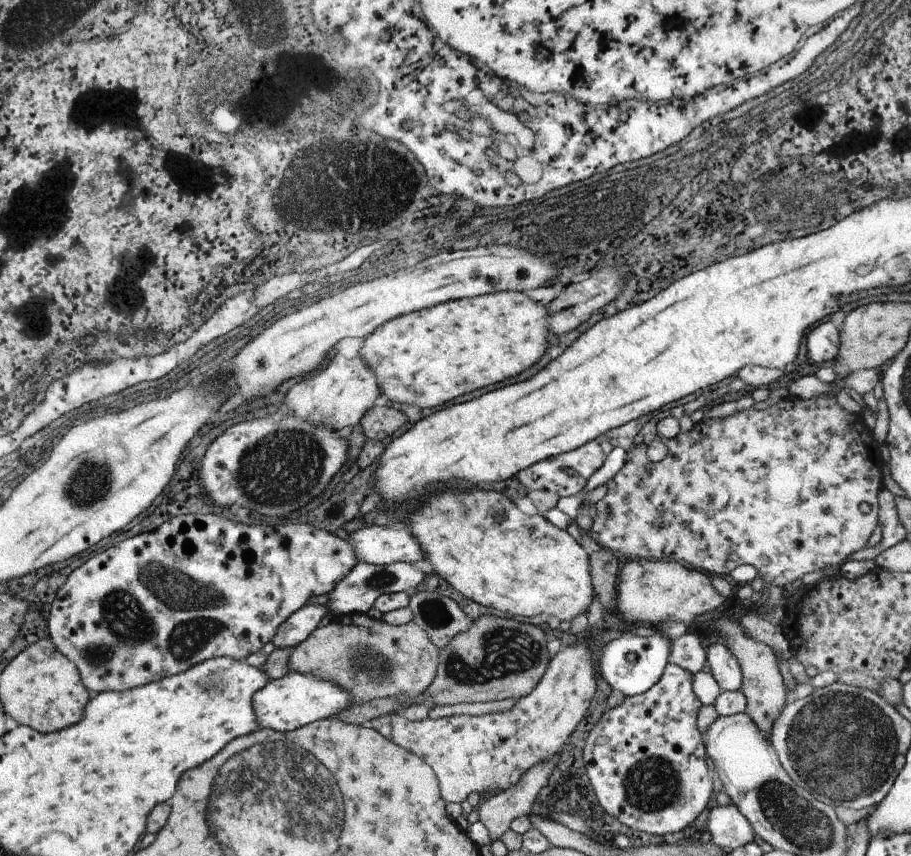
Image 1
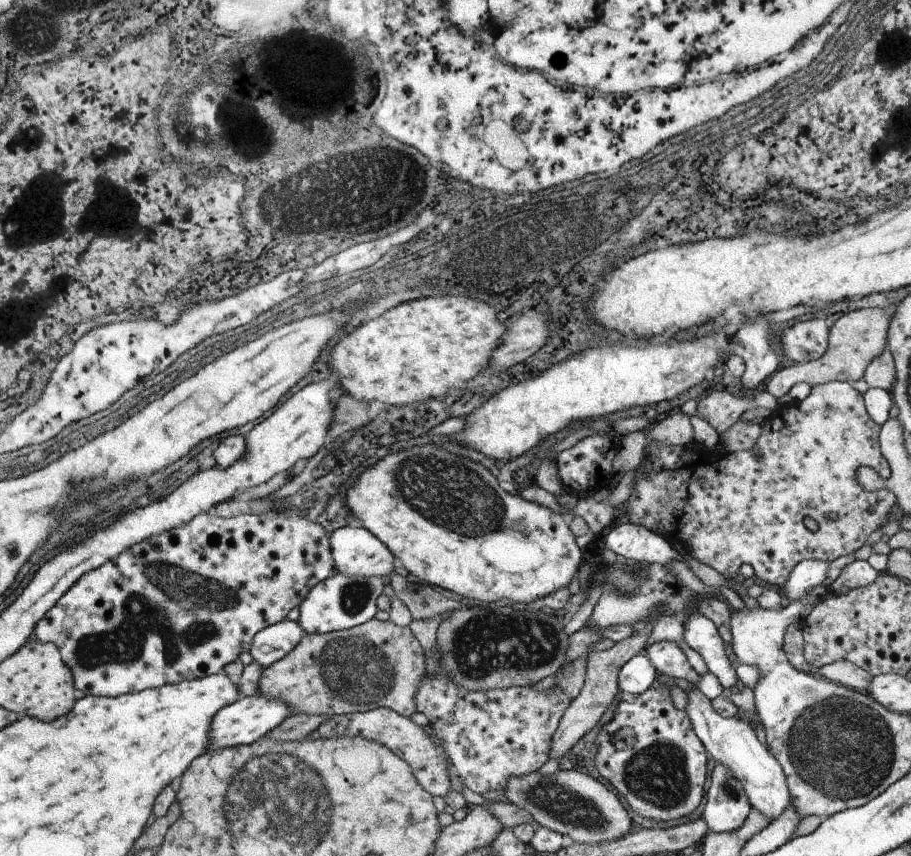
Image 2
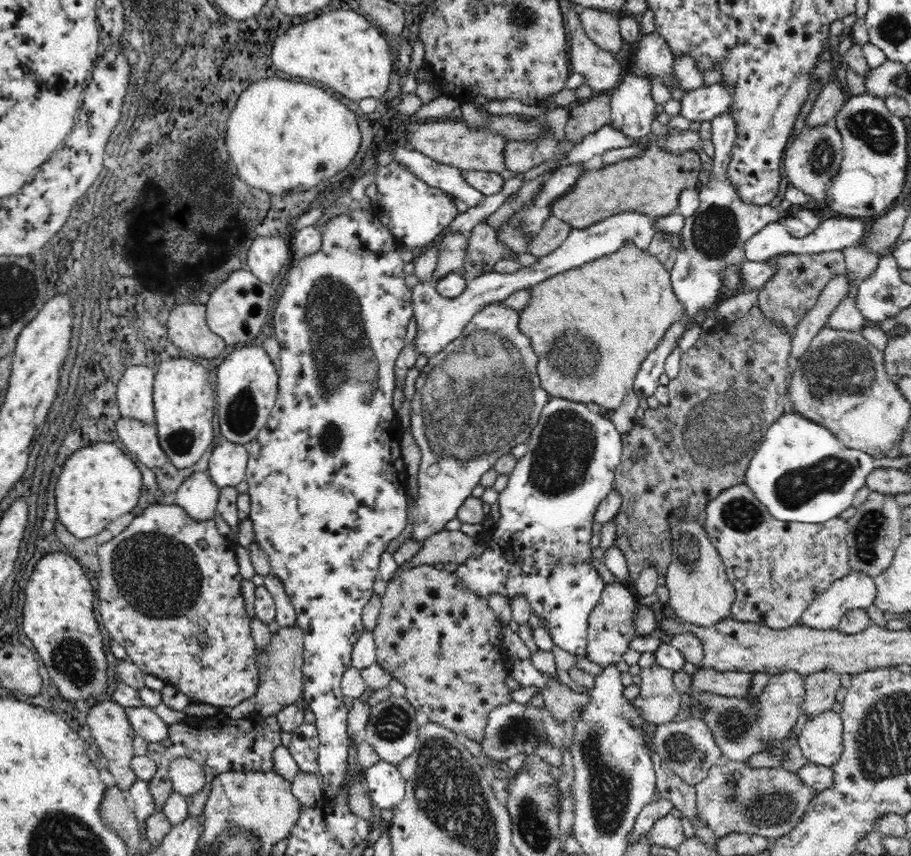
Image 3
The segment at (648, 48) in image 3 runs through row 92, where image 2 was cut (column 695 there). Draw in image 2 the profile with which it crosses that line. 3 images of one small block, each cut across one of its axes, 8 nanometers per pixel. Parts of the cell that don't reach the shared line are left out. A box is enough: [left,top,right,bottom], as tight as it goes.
[643,642,701,686]

